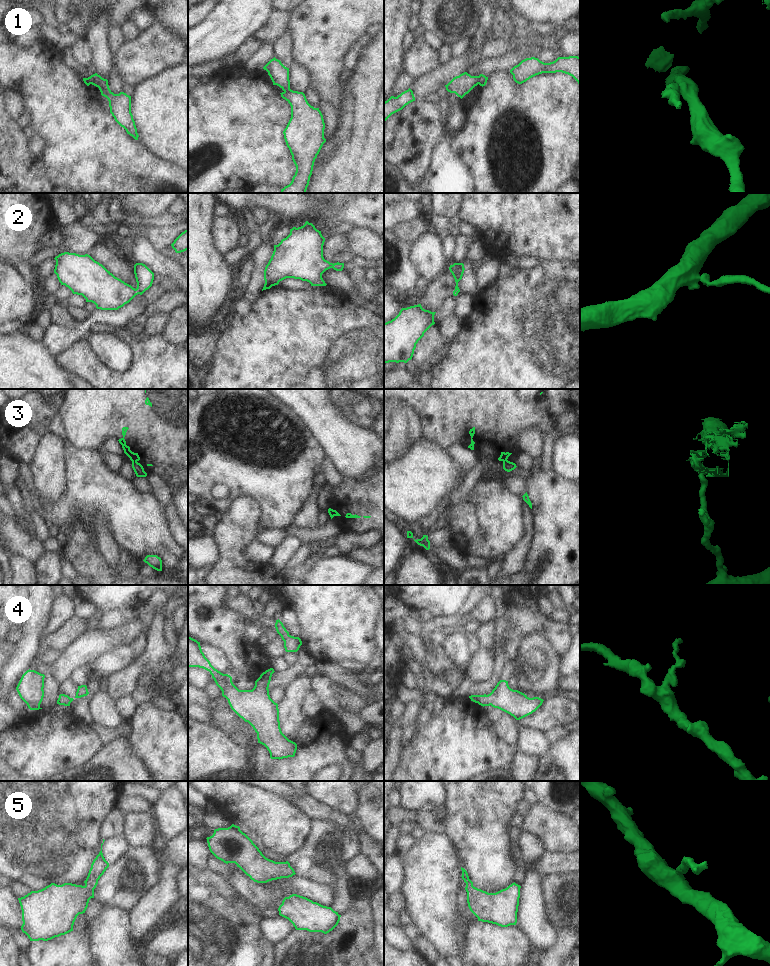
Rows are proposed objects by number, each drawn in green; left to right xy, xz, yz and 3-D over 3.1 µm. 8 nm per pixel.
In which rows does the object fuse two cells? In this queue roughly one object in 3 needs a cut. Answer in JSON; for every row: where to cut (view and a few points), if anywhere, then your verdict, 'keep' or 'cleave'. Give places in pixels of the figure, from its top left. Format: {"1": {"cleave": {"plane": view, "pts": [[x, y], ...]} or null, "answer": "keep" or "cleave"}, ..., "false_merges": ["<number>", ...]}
{"1": {"cleave": {"plane": "yz", "pts": [[477, 76], [478, 83]]}, "answer": "cleave"}, "2": {"cleave": null, "answer": "keep"}, "3": {"cleave": {"plane": "xy", "pts": [[132, 460], [136, 461]]}, "answer": "cleave"}, "4": {"cleave": null, "answer": "keep"}, "5": {"cleave": null, "answer": "keep"}, "false_merges": ["1", "3"]}

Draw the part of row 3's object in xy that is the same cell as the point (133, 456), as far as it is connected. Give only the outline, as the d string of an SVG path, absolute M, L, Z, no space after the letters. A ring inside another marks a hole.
M123 427L122 428L122 435L123 437L121 439L119 439L119 443L122 445L122 448L124 450L124 453L130 458L131 461L139 461L140 457L138 455L138 453L134 453L130 450L130 447L126 445L126 441L124 439L126 432L129 428L128 427Z

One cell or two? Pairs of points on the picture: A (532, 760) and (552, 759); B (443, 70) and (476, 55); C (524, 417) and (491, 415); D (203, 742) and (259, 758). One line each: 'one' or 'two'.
A: two
B: one
C: one
D: two

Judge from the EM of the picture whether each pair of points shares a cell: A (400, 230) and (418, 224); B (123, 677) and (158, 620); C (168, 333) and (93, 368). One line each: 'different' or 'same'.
A: same
B: same
C: different

